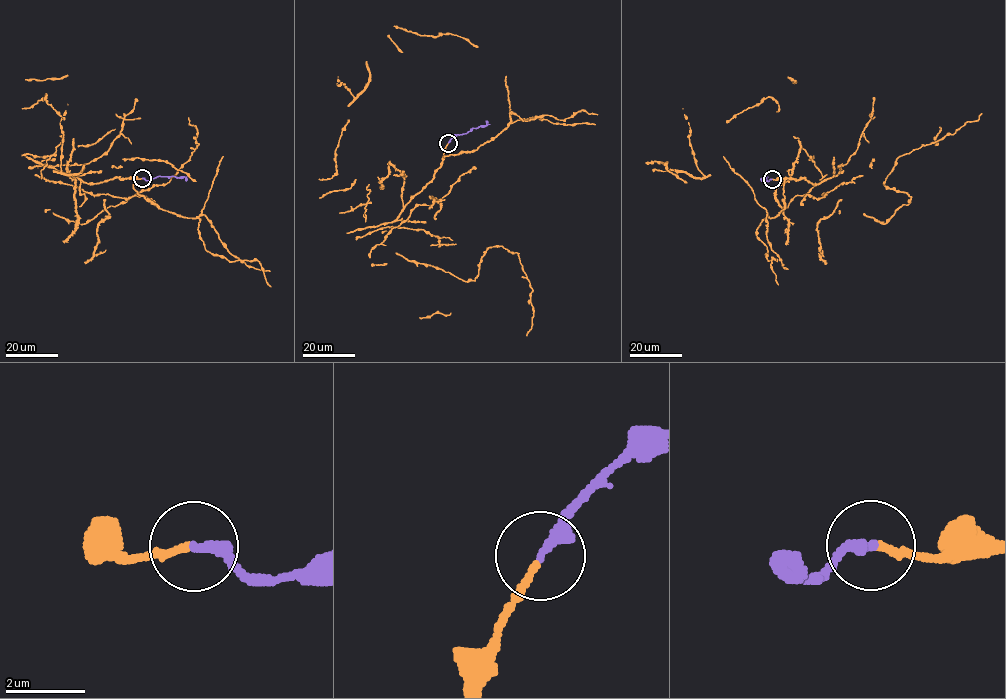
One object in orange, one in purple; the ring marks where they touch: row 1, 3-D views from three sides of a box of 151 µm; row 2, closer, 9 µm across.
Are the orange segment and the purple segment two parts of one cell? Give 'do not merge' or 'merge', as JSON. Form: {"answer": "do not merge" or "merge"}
{"answer": "merge"}

